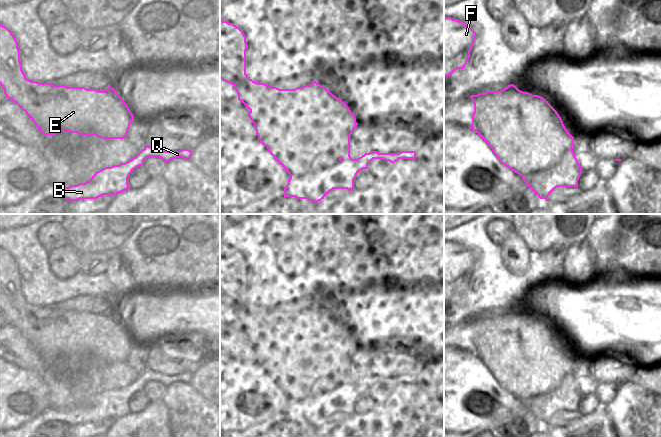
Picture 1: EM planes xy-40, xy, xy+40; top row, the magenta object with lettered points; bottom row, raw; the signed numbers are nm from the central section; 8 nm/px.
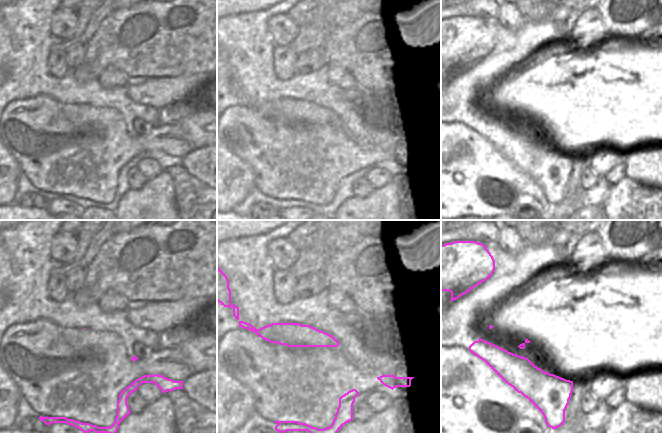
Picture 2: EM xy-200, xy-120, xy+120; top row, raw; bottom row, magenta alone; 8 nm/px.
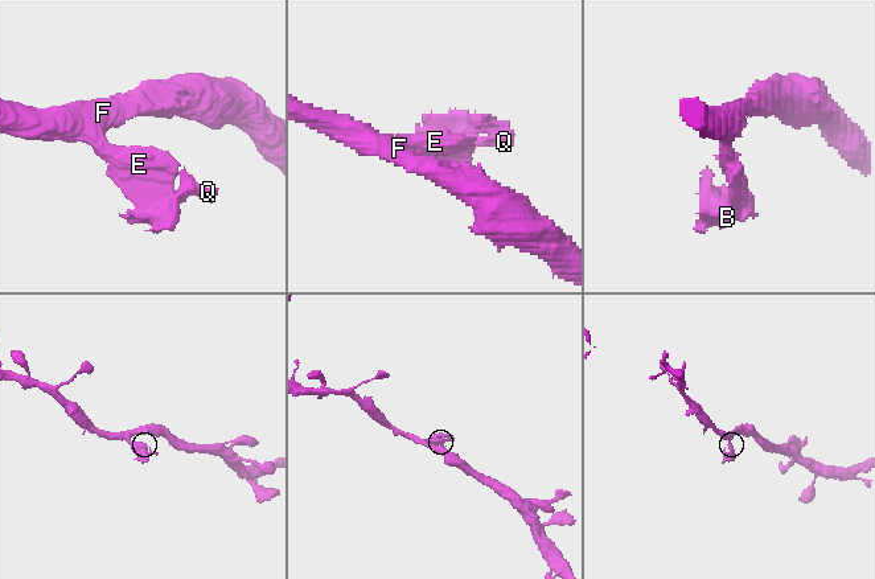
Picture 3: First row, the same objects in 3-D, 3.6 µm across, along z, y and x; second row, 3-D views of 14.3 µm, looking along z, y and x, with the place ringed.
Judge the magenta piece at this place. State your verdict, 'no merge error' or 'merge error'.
merge error

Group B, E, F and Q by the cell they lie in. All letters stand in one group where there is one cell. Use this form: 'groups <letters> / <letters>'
groups B Q / E F

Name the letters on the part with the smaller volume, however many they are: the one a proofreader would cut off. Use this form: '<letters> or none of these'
B, Q

